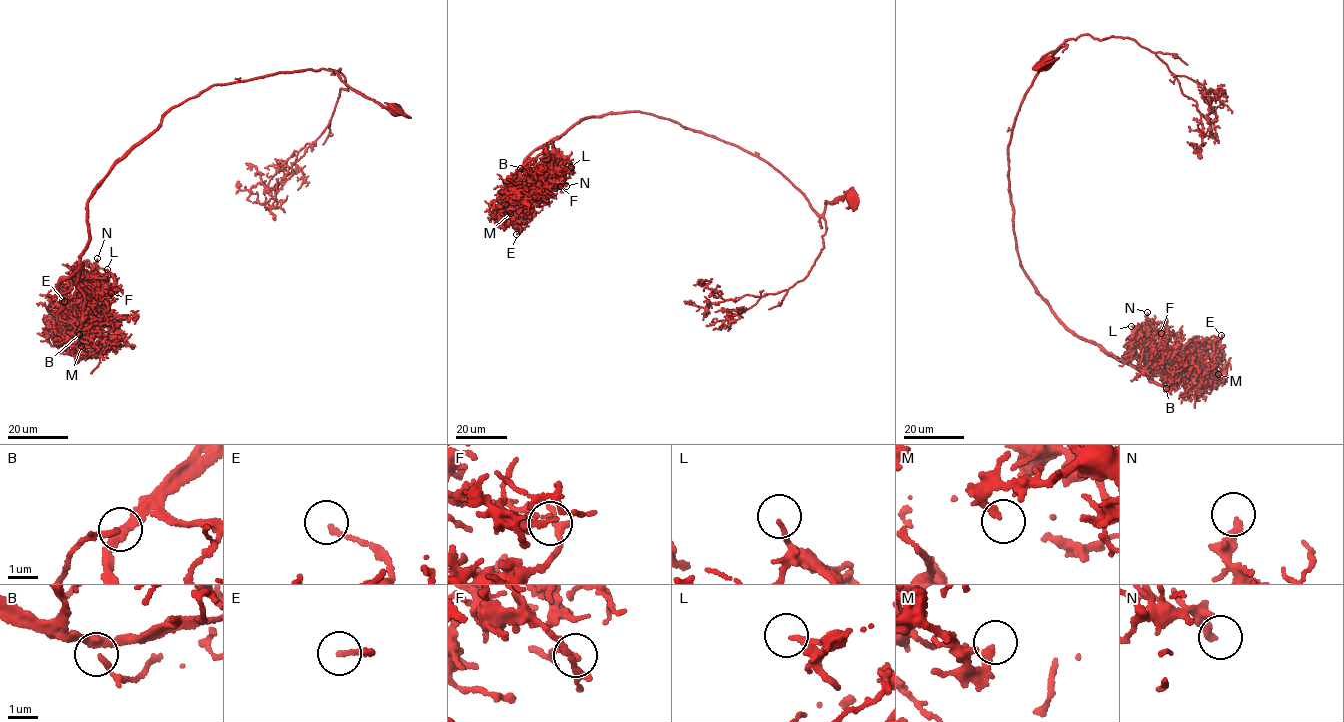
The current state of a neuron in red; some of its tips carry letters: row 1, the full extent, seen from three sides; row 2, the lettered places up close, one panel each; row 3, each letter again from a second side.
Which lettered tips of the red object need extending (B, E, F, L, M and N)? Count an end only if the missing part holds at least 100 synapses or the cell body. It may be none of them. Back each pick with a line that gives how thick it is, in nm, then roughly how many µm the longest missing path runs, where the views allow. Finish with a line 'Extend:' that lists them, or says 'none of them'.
Extend: none of them

